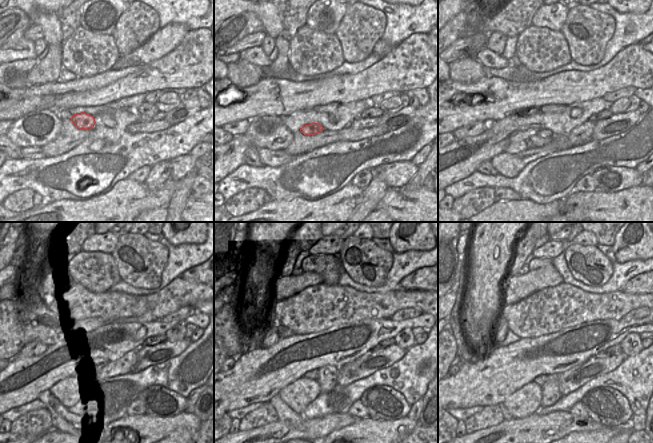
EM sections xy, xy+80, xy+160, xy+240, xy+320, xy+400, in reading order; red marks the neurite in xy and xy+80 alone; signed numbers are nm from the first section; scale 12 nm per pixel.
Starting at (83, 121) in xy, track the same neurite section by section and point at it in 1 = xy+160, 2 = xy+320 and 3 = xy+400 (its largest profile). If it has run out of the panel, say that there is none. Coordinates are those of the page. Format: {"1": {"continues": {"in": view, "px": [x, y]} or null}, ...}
{"1": {"continues": {"in": "xy+160", "px": [543, 137]}}, "2": {"continues": {"in": "xy+320", "px": [327, 378]}}, "3": {"continues": {"in": "xy+400", "px": [551, 394]}}}

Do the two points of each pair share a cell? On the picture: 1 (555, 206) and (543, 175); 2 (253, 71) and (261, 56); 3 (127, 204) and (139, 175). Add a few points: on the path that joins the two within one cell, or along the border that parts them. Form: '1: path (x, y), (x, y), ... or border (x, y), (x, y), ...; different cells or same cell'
1: border (564, 197), (543, 204), (530, 200); different cells
2: border (239, 59), (257, 64), (262, 68); different cells
3: border (128, 177), (144, 182); different cells

